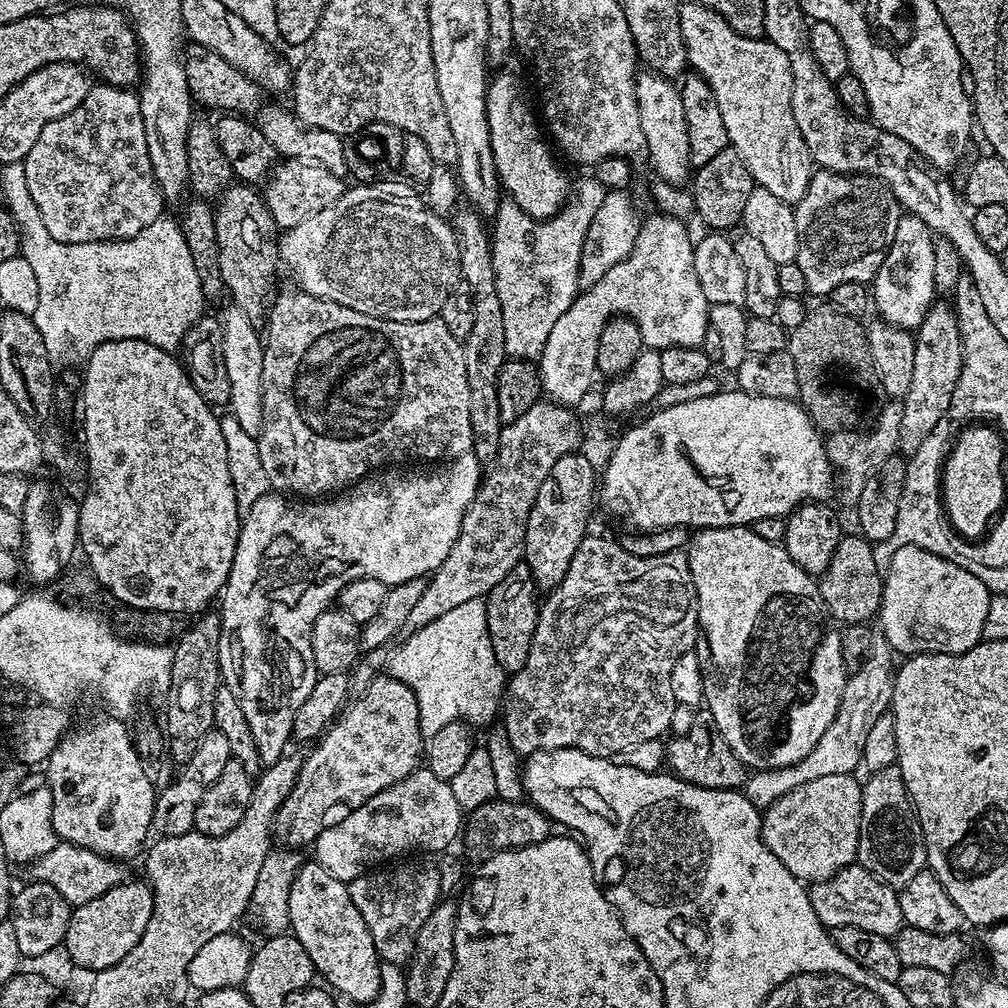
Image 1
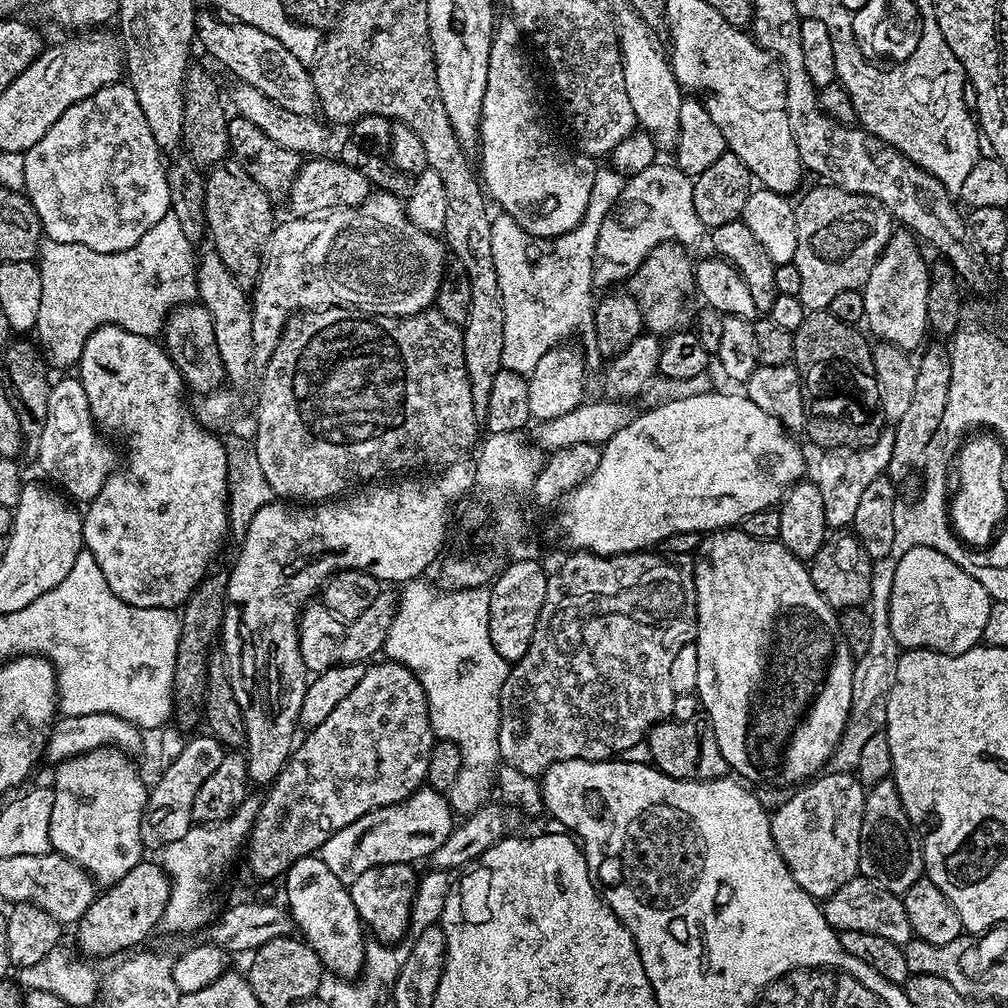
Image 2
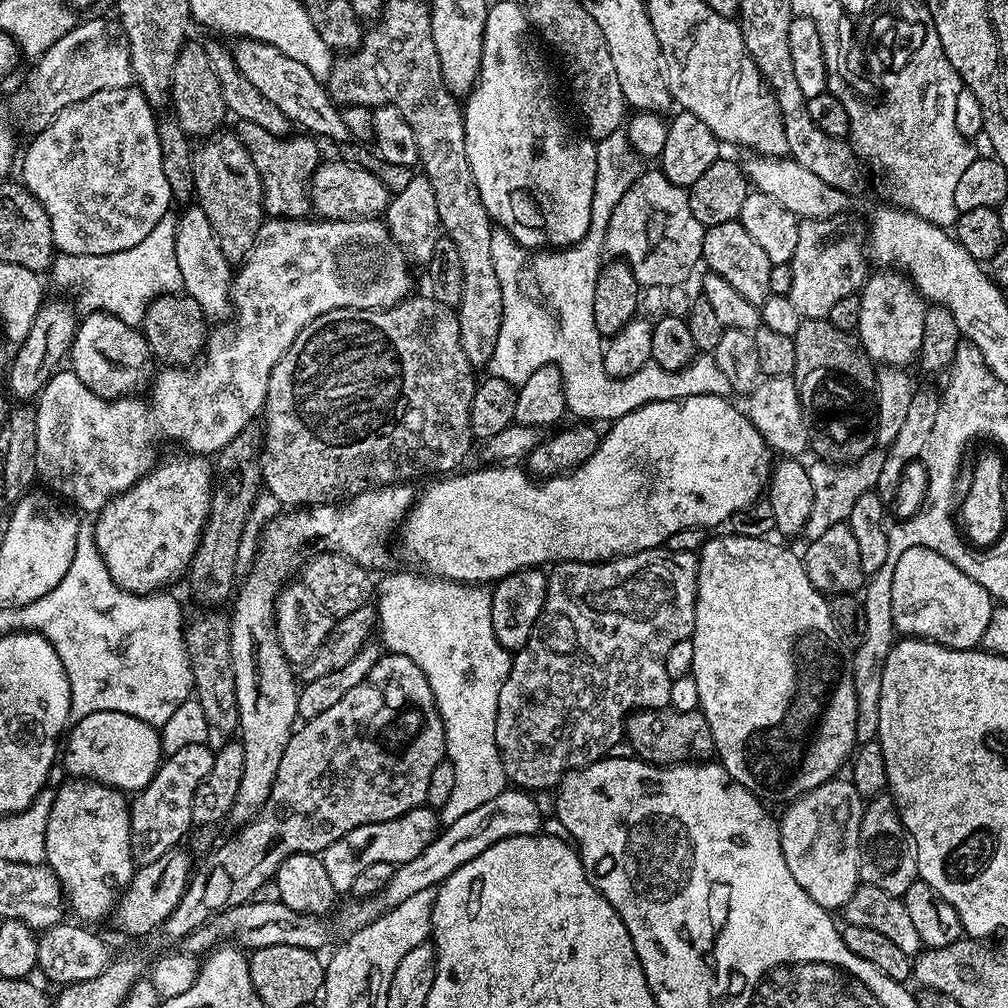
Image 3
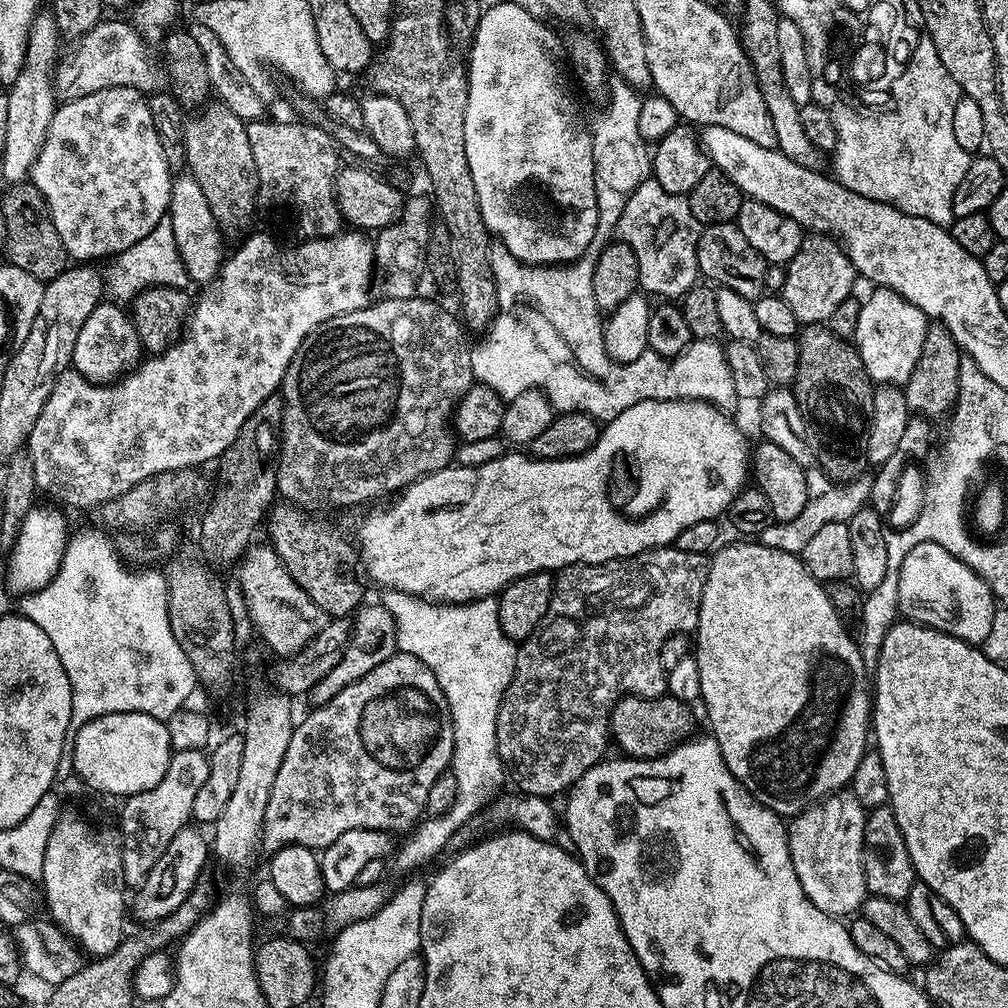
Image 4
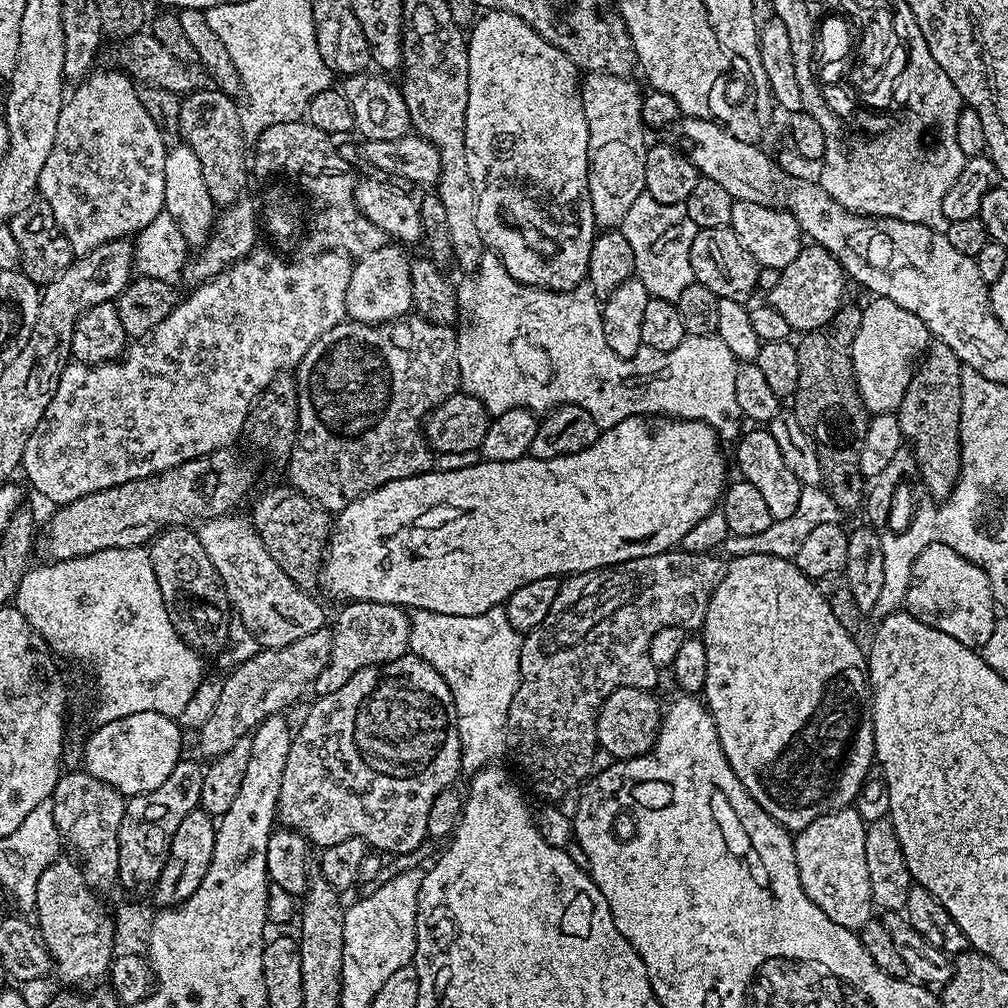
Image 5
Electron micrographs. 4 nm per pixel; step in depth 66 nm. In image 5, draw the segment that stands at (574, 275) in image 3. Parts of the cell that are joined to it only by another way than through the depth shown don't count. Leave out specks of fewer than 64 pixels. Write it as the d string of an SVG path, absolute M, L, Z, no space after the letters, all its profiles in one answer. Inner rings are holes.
M589 72L583 77L580 85L580 97L584 103L586 126L590 130L588 143L588 189L590 202L594 206L594 218L597 225L604 230L619 229L626 218L634 198L645 195L646 154L649 141L644 141L645 129L642 127L640 111L642 110L642 88L635 84L635 79L626 76L615 76L605 72ZM485 250L480 259L480 264L476 267L475 272L471 273L461 284L455 285L456 290L456 306L461 317L468 319L468 332L463 330L457 331L457 362L460 371L460 385L463 391L469 392L471 396L477 396L482 402L482 406L489 414L499 414L510 410L511 408L526 408L537 414L547 413L549 410L558 408L562 404L573 404L574 406L582 406L586 410L586 414L590 414L592 421L599 426L601 430L605 428L613 428L618 422L622 422L631 416L648 417L664 417L679 418L681 420L705 420L711 428L714 429L716 435L721 441L732 442L741 435L740 420L742 416L740 407L736 401L734 394L734 382L731 378L724 380L724 364L720 360L712 360L712 343L713 337L710 336L689 336L685 335L682 342L678 342L678 346L674 346L674 350L663 352L662 350L650 350L649 348L640 347L632 356L619 356L614 354L614 350L610 350L610 346L606 346L606 338L602 334L602 300L594 294L594 290L587 282L579 284L577 288L567 290L553 290L551 288L535 288L529 284L523 284L514 279L502 266L500 257L491 250Z

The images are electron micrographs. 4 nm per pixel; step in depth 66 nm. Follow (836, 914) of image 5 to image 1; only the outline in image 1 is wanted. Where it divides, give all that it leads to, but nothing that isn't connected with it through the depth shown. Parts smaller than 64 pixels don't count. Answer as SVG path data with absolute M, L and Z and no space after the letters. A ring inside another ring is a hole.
M826 774L826 778L814 778L790 794L779 796L769 808L763 809L760 833L768 849L801 882L828 880L841 868L848 867L856 858L860 837L860 807L862 806L862 784L855 775Z

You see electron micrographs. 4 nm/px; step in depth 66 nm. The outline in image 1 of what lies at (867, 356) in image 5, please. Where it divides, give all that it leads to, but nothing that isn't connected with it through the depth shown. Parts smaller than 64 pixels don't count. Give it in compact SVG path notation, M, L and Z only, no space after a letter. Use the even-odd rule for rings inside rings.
M901 215L898 230L894 230L894 242L888 247L878 274L870 282L872 303L879 319L900 328L915 330L920 327L924 315L932 307L938 293L934 286L934 233L914 215Z

